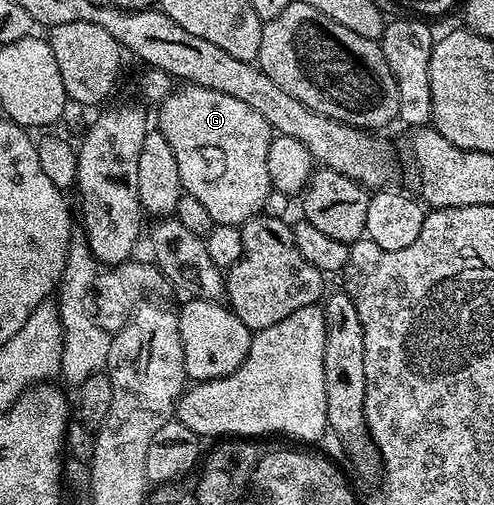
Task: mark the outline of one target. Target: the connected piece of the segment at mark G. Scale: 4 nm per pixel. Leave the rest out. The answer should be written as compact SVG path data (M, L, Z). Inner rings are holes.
M186 84L184 87L177 88L174 88L169 96L160 102L158 109L161 110L157 113L156 128L165 136L167 143L171 143L171 151L175 151L175 163L179 163L179 179L181 180L182 190L186 194L194 196L200 203L203 203L203 206L207 207L207 212L211 215L214 225L236 225L240 227L264 210L267 195L273 188L273 180L267 171L267 151L273 142L275 130L273 126L267 123L267 119L263 119L263 115L259 115L259 111L247 107L247 103L243 103L231 95L223 95L219 91L211 91L198 85Z

